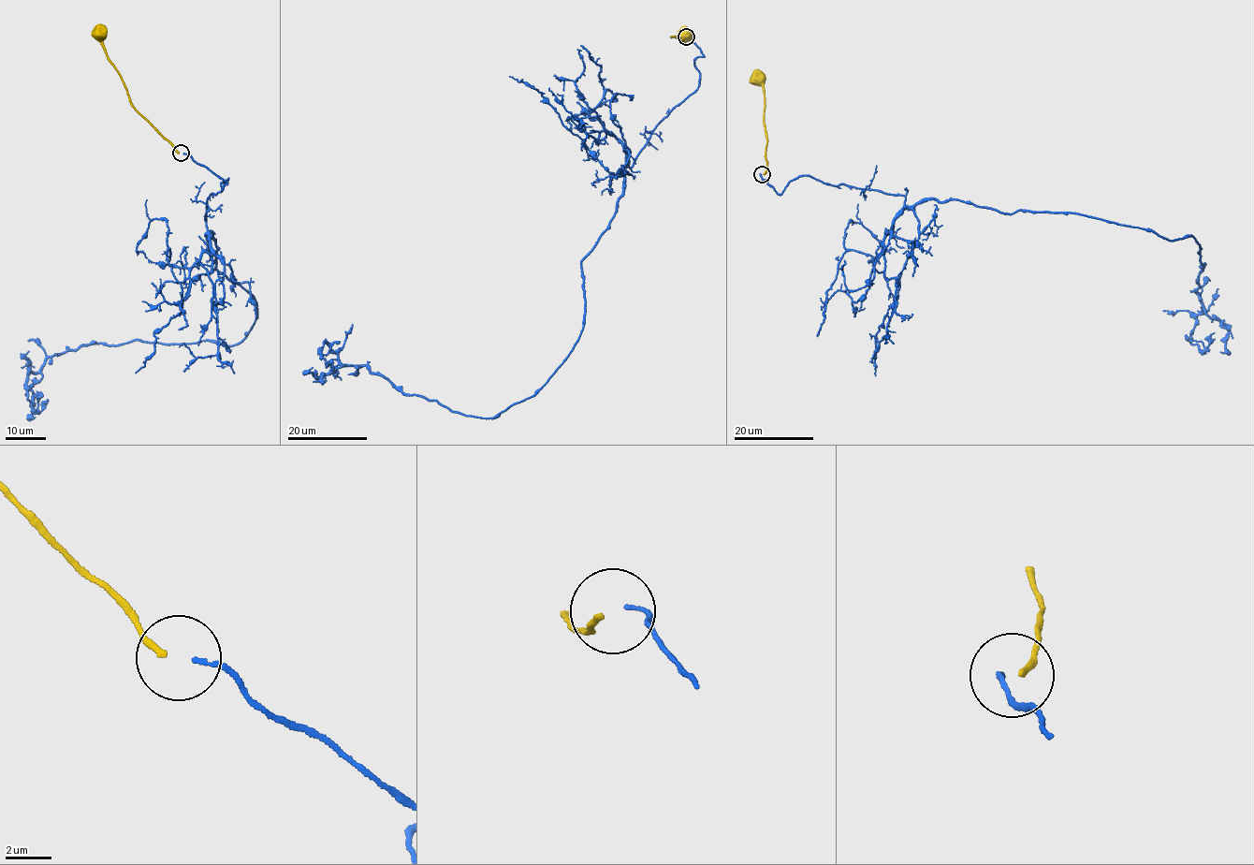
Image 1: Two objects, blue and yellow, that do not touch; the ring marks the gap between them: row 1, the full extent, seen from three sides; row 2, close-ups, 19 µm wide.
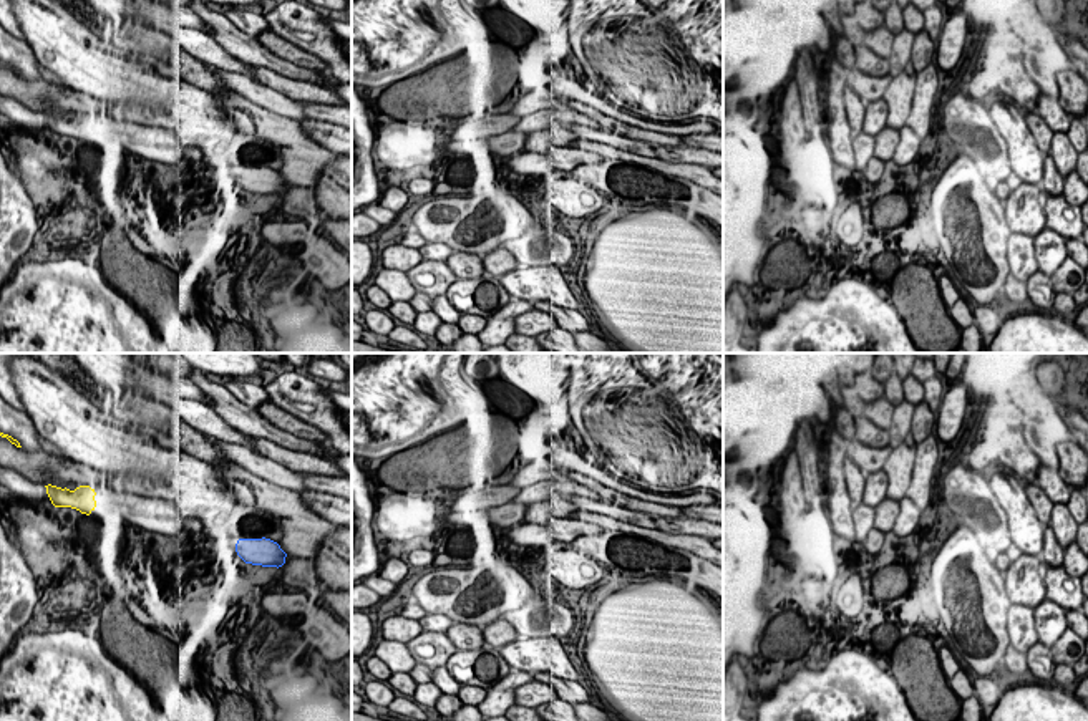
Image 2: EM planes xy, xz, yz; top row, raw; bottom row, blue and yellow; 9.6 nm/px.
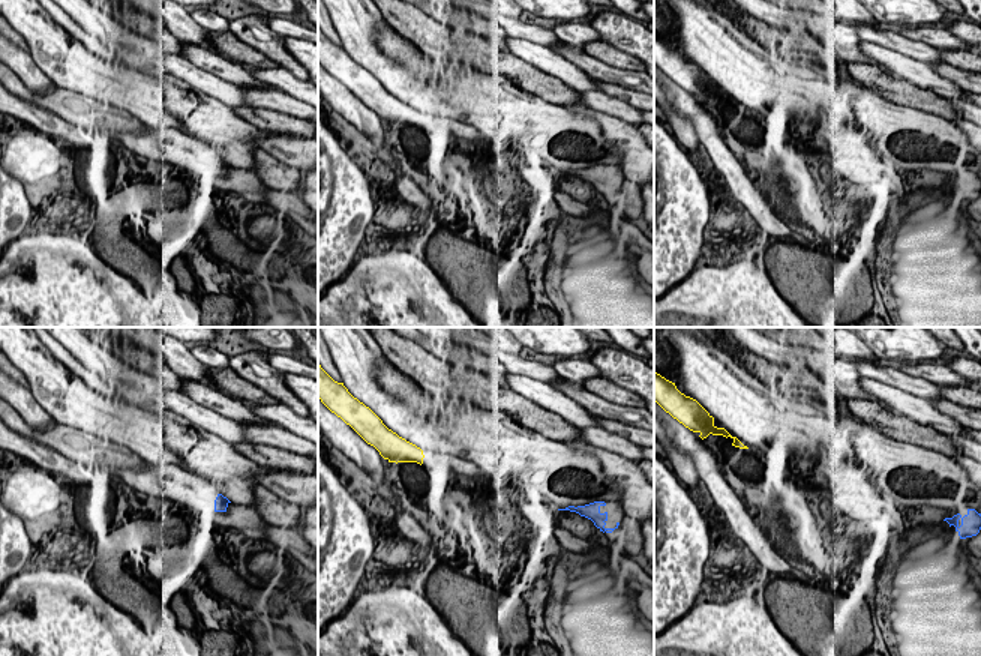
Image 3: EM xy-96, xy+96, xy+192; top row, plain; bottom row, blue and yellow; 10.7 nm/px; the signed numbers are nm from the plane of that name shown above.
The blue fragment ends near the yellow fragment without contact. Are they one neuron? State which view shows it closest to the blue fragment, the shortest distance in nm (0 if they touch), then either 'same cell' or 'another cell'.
xy | 1400 nm | same cell

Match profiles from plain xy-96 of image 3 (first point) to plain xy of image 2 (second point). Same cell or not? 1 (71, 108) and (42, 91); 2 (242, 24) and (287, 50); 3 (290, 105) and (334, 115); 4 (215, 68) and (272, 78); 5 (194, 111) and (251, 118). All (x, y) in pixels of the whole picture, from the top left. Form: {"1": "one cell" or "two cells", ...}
{"1": "one cell", "2": "two cells", "3": "one cell", "4": "one cell", "5": "one cell"}

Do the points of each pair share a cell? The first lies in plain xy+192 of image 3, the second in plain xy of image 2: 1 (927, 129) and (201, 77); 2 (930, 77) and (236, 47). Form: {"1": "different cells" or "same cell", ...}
{"1": "different cells", "2": "different cells"}

